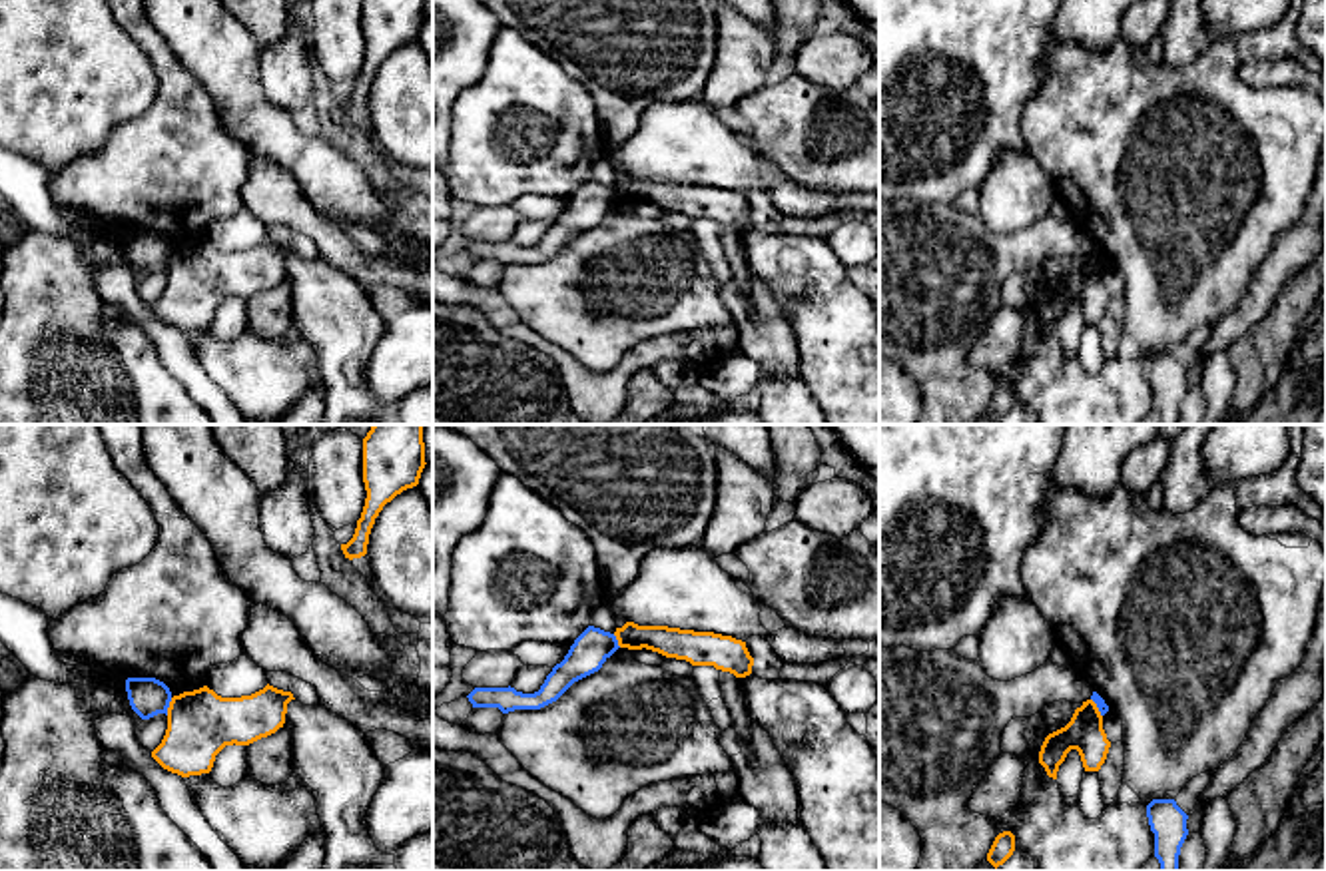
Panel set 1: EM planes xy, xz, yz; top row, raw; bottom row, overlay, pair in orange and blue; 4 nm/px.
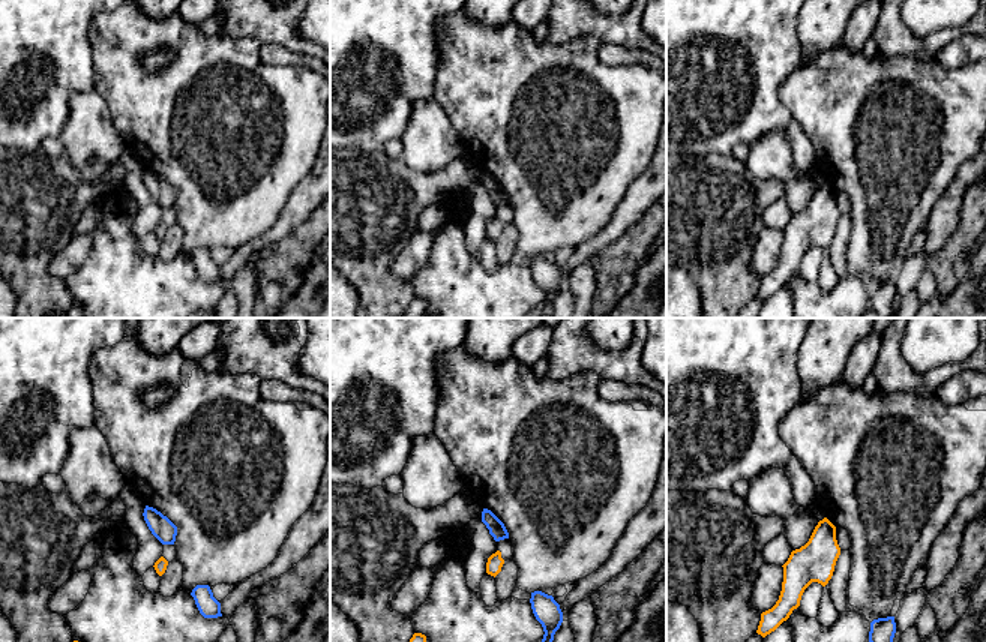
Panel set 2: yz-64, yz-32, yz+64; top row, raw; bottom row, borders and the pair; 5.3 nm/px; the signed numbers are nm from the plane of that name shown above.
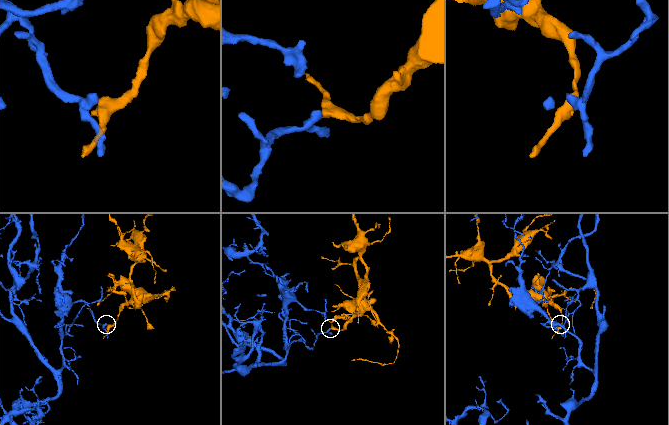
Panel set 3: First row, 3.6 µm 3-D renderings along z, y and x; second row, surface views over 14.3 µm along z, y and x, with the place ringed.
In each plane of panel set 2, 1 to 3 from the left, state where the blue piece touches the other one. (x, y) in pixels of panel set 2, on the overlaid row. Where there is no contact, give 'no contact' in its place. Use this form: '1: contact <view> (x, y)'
1: no contact
2: no contact
3: no contact

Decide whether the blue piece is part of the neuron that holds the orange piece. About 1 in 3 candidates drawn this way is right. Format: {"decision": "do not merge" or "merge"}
{"decision": "do not merge"}

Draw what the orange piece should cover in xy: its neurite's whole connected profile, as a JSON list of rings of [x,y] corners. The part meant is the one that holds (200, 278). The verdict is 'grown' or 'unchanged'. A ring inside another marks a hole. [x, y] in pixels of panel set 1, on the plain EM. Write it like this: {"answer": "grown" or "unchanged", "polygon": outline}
{"answer": "unchanged", "polygon": [[[269,237],[241,251],[221,251],[207,239],[173,249],[166,289],[152,311],[181,331],[209,327],[225,299],[249,299],[283,281],[291,253],[291,245]]]}

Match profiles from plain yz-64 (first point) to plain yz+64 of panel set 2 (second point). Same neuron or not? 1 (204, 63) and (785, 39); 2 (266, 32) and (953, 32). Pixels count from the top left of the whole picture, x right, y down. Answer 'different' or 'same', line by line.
1: different
2: same

